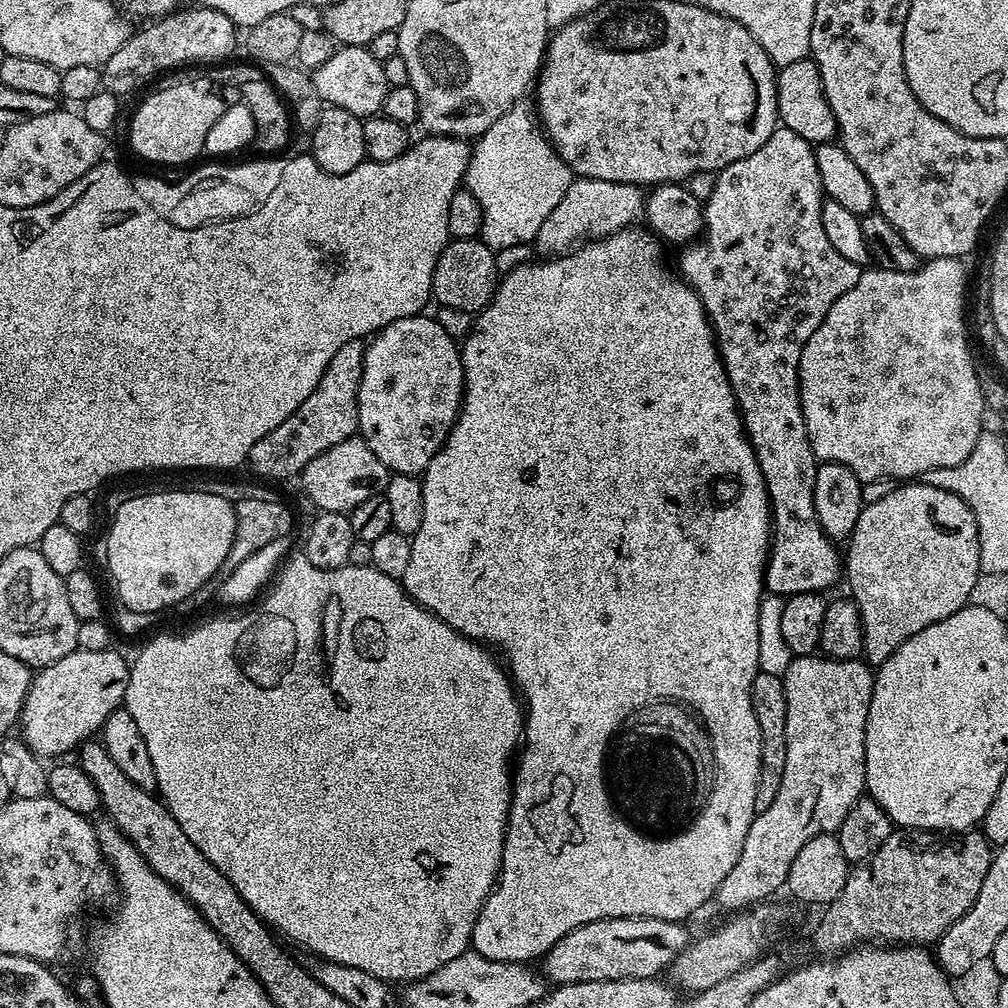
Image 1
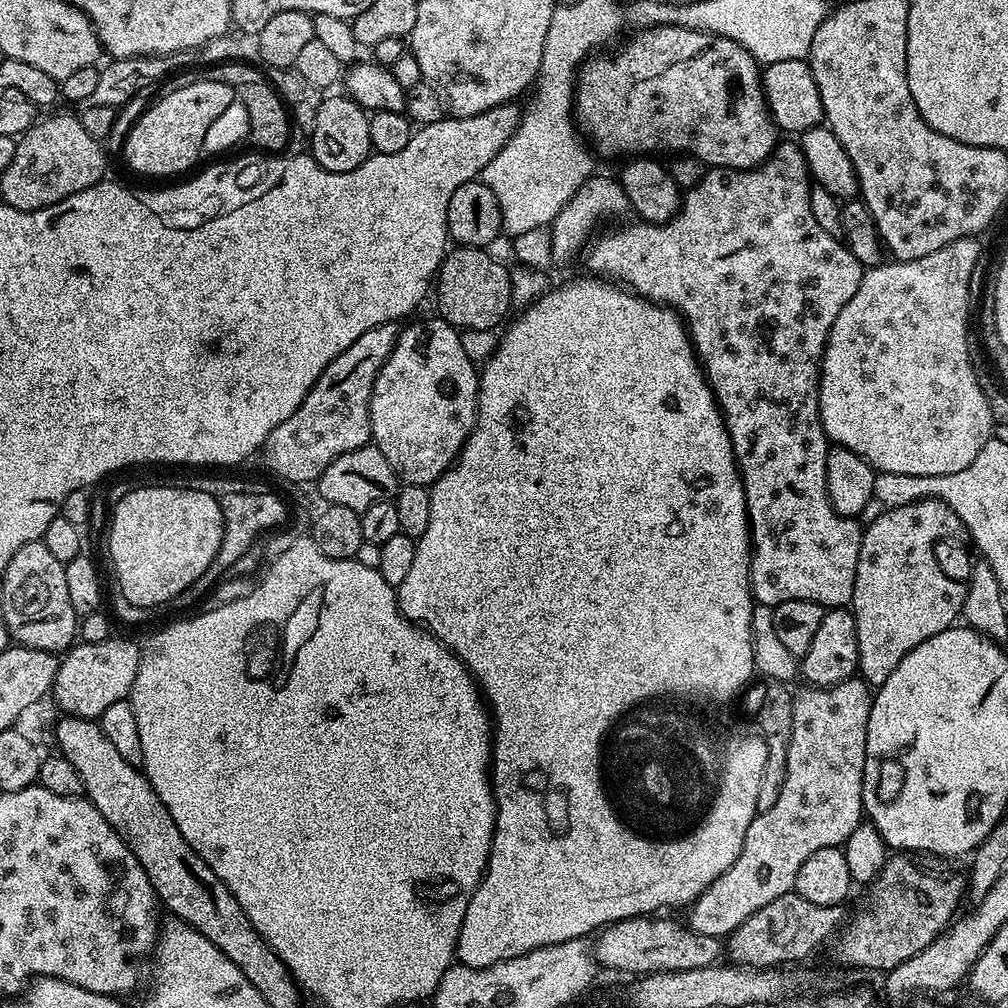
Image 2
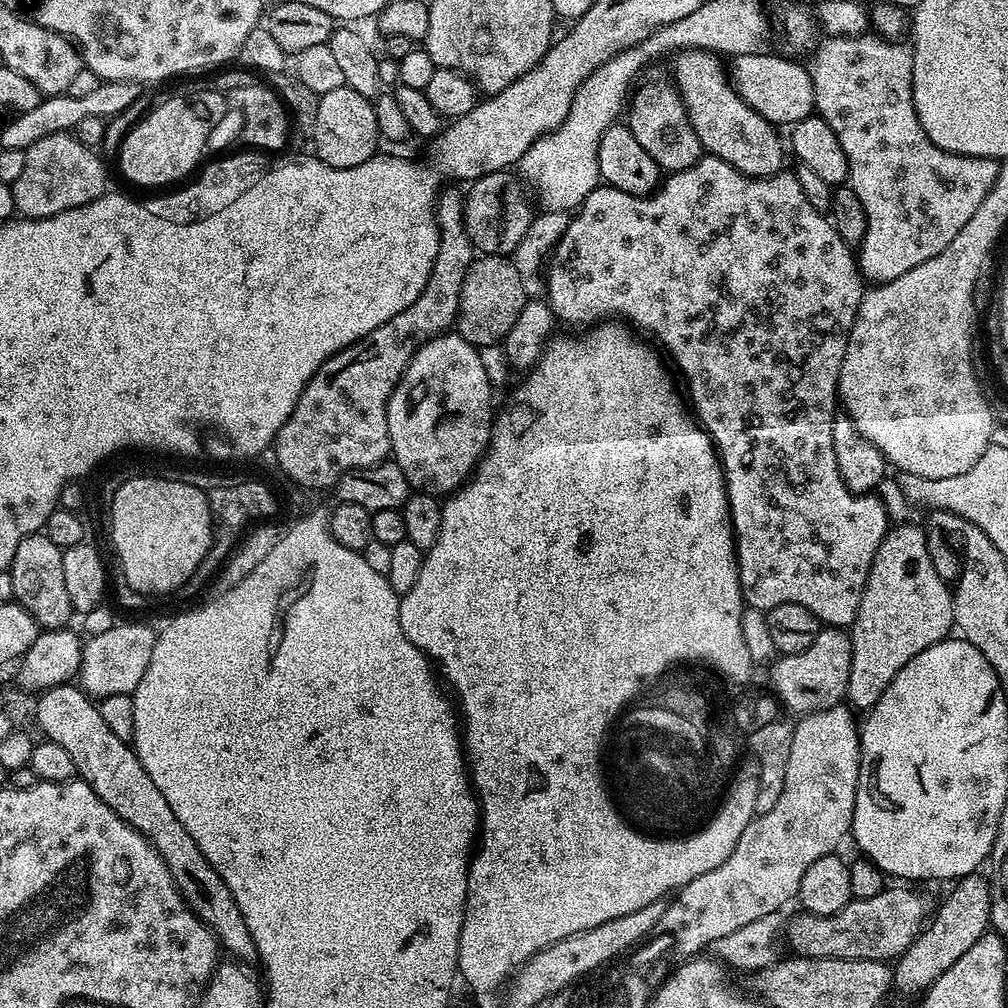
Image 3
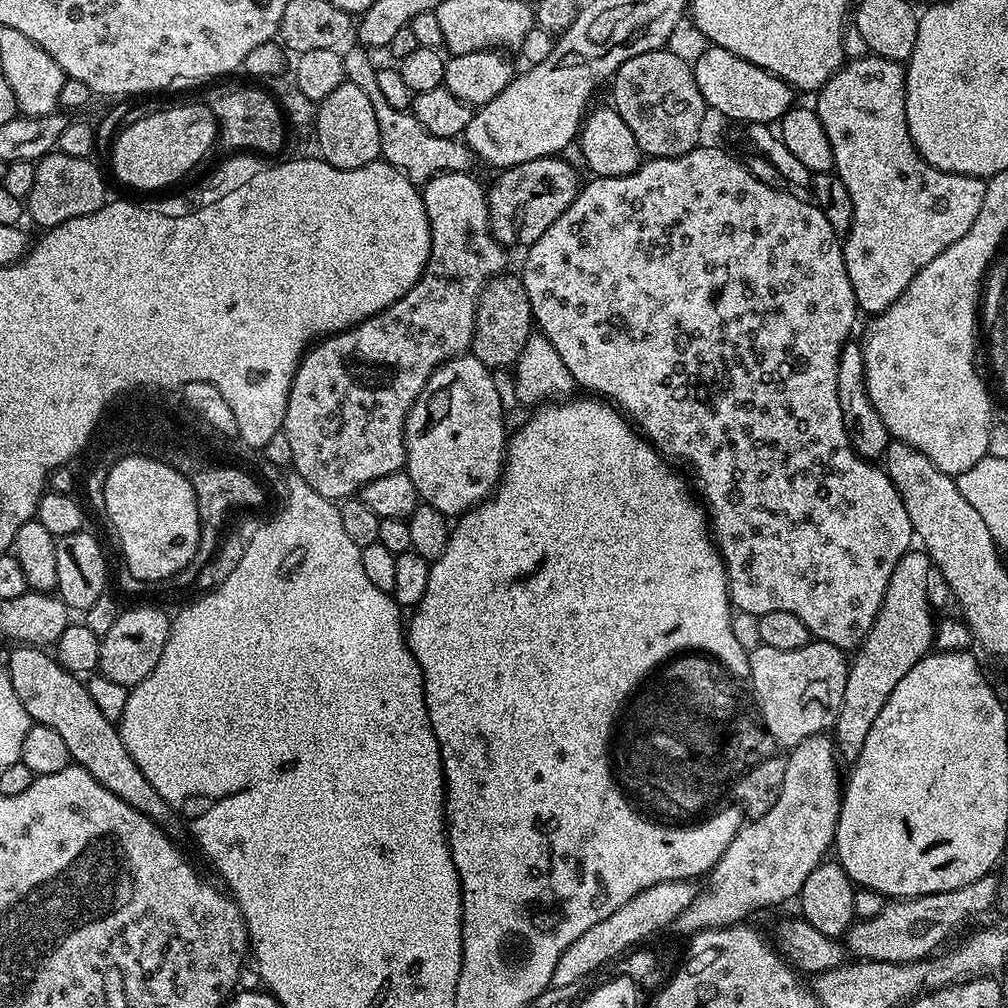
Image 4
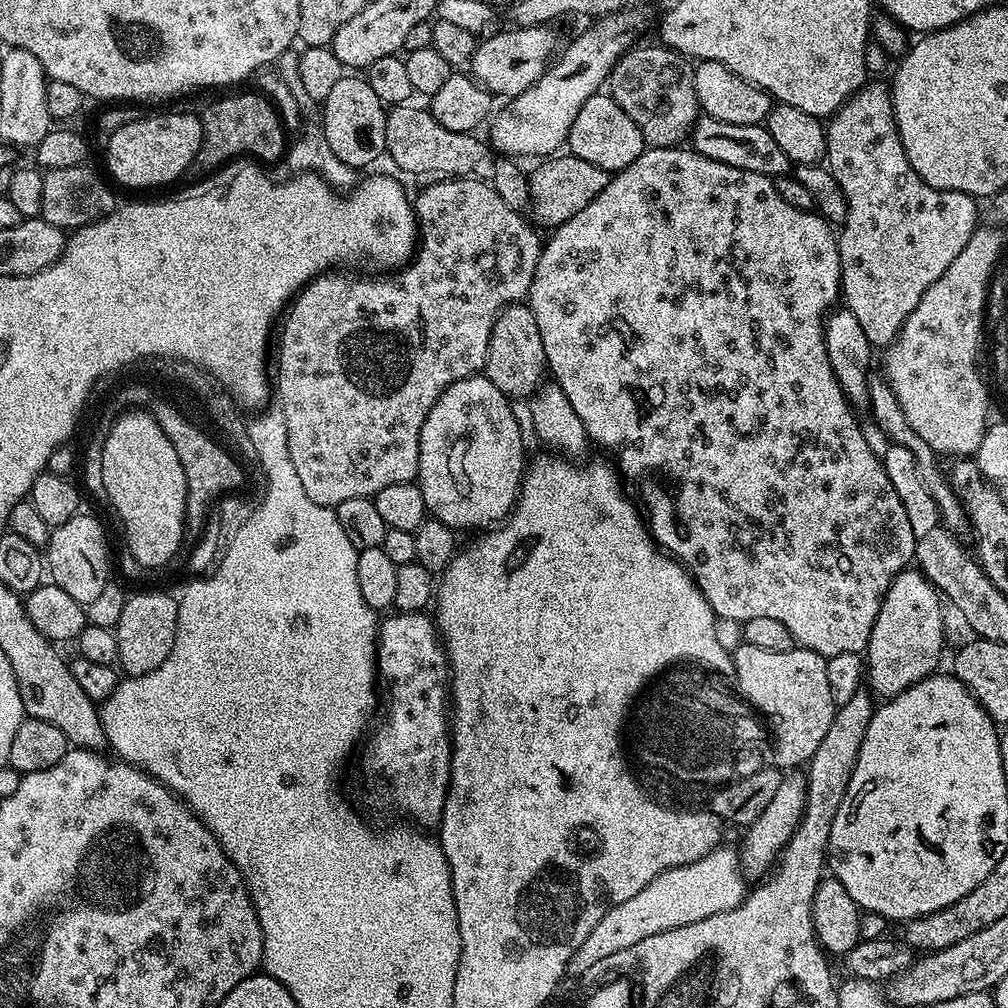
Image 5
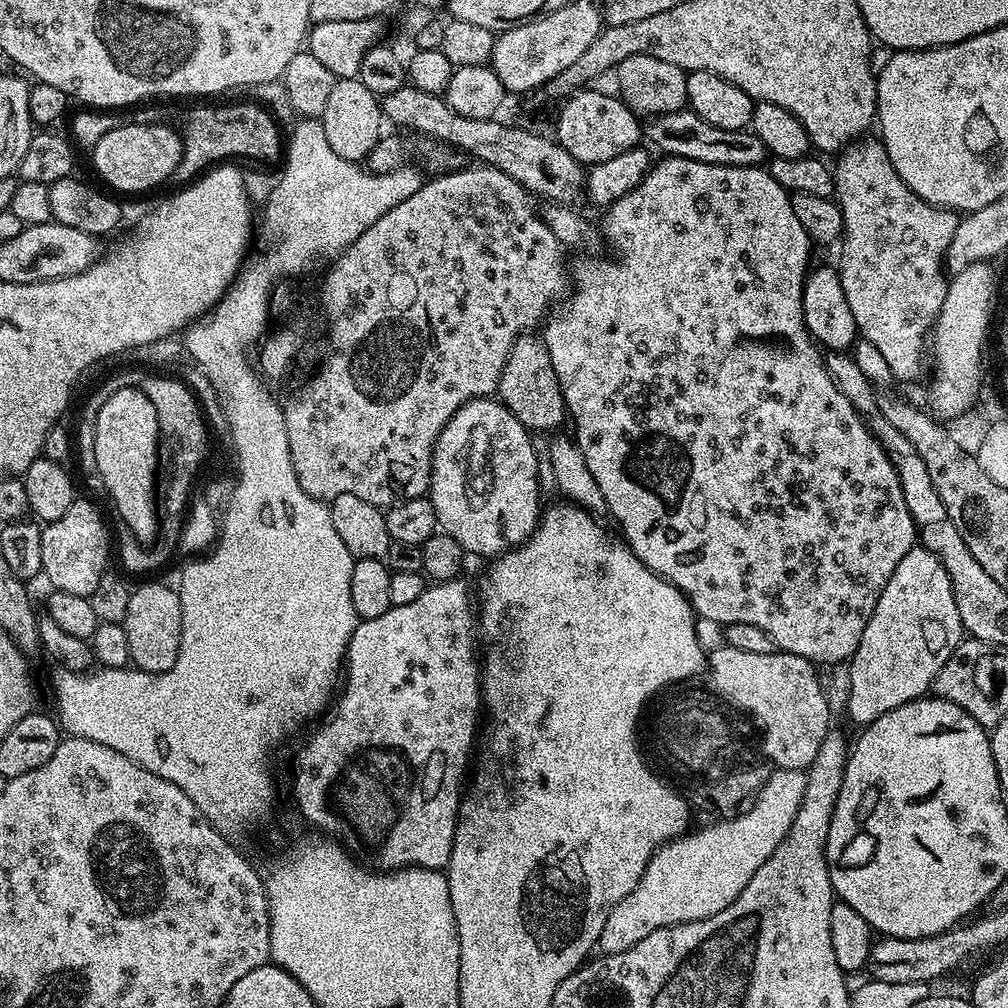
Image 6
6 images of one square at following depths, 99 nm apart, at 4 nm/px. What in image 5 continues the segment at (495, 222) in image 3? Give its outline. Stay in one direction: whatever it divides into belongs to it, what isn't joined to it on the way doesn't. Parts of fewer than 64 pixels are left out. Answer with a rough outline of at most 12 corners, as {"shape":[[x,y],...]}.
{"shape":[[571,154],[528,176],[537,225],[557,228],[602,190],[610,173]]}

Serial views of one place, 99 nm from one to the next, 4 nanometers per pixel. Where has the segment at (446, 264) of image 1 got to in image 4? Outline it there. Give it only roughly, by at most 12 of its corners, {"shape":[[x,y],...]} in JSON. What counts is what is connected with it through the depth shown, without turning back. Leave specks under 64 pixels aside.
{"shape":[[519,275],[492,277],[476,301],[471,355],[515,365],[534,333]]}

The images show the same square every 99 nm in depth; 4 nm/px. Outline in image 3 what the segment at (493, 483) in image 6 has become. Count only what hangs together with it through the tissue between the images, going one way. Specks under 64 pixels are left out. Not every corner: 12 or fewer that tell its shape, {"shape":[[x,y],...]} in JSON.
{"shape":[[455,331],[388,403],[409,489],[444,498],[492,441],[494,389]]}

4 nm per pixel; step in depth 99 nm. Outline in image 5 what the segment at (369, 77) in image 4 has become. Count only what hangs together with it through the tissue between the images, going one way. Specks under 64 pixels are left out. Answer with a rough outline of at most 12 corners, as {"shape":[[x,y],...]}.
{"shape":[[415,104],[387,111],[386,148],[412,176],[487,181],[495,149]]}

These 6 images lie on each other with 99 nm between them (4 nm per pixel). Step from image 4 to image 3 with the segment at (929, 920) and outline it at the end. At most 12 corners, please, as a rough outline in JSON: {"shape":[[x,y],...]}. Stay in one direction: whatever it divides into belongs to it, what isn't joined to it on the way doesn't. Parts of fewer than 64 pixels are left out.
{"shape":[[912,886],[787,921],[797,956],[895,961],[929,919]]}

